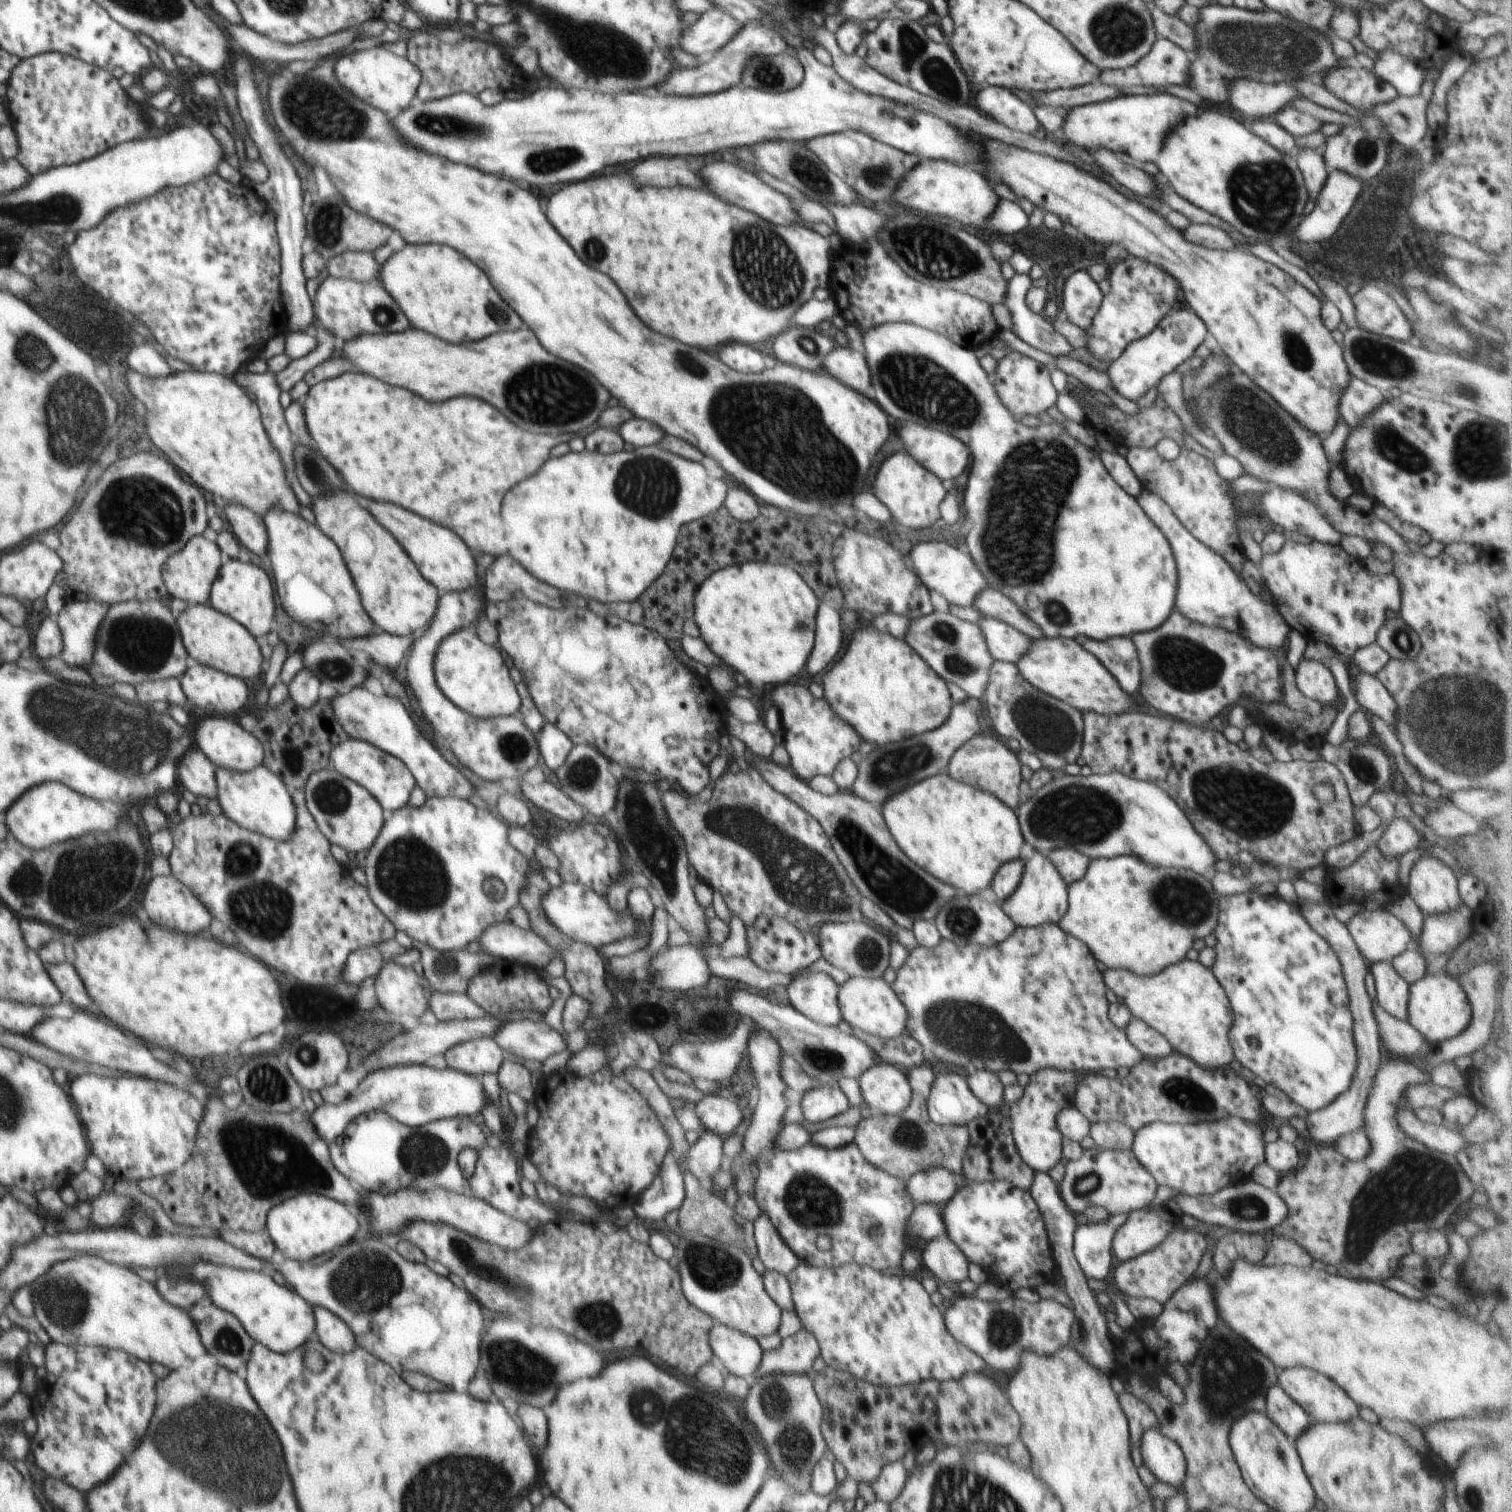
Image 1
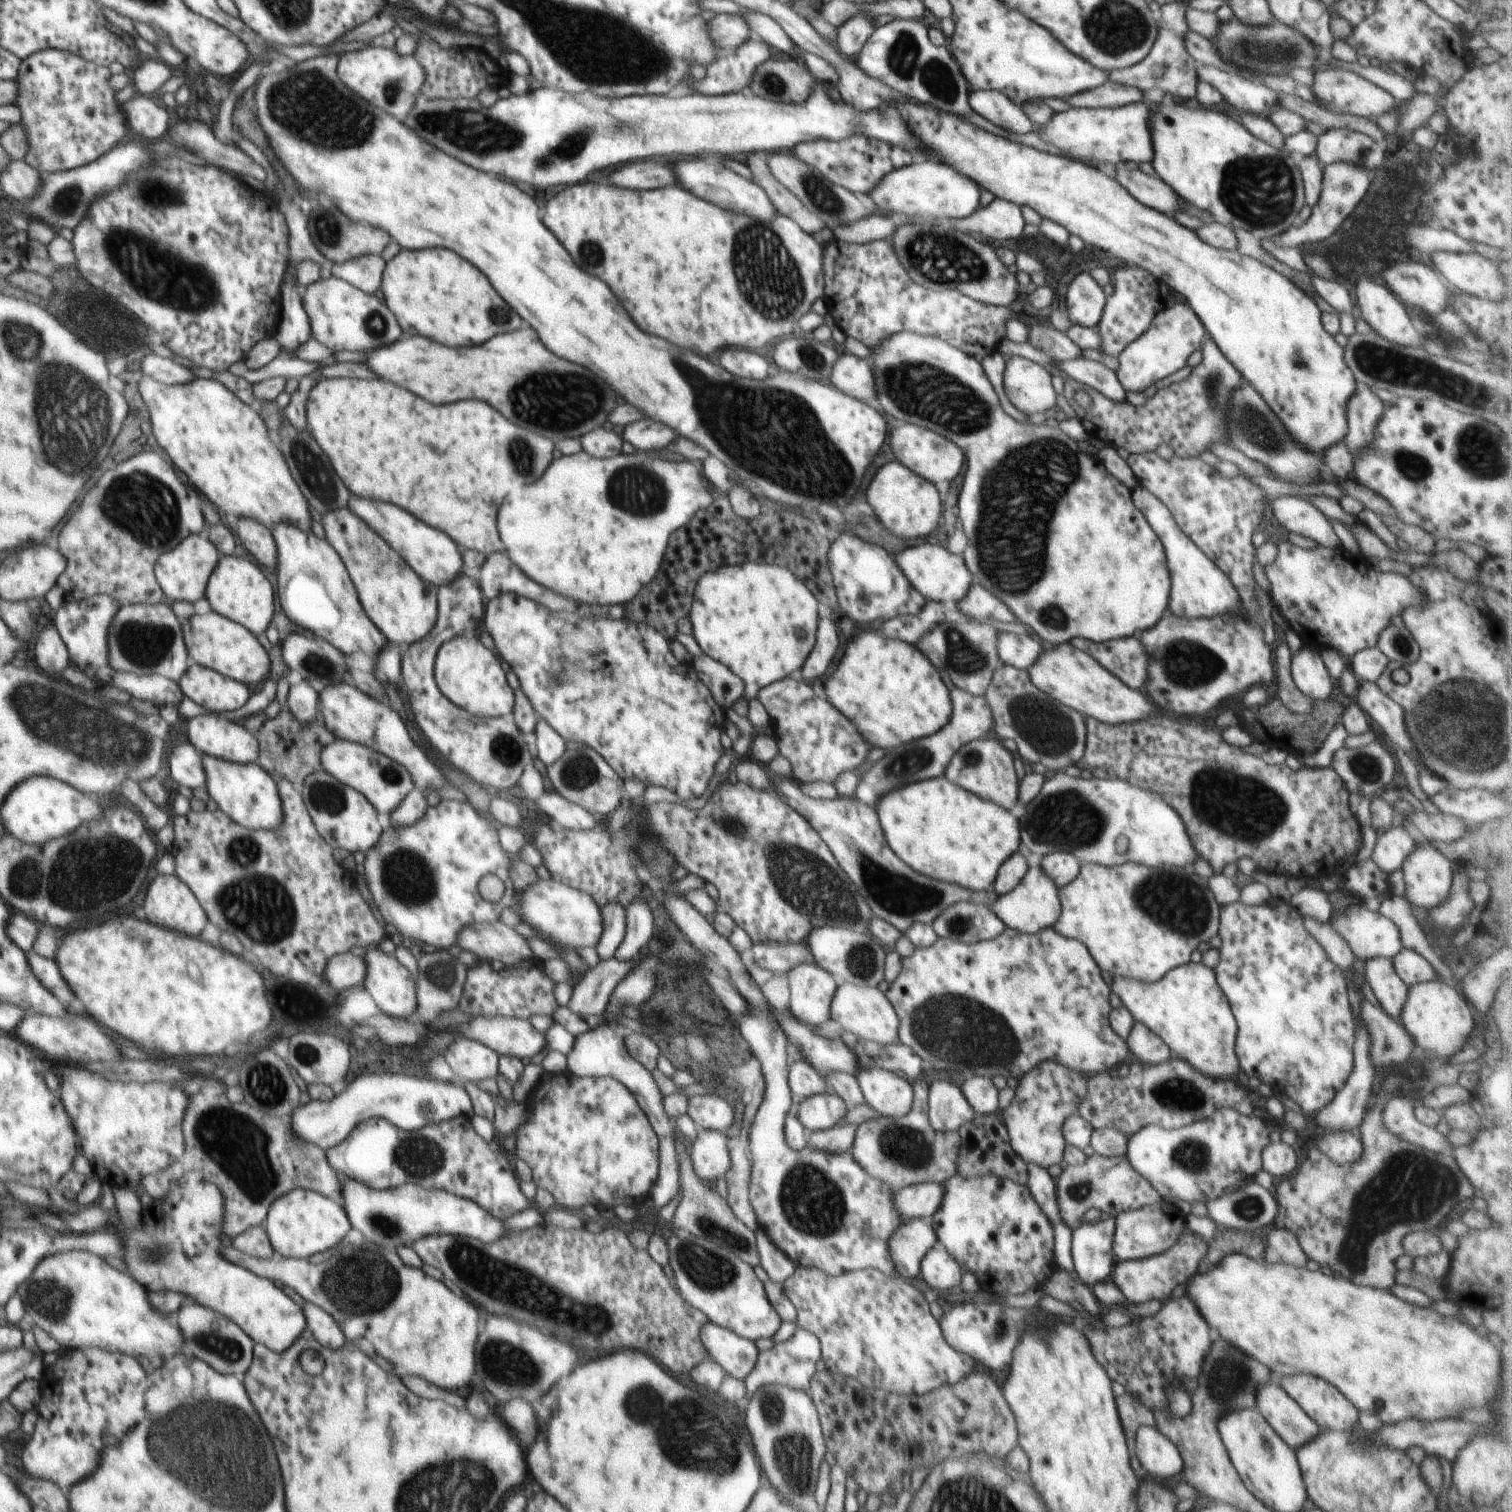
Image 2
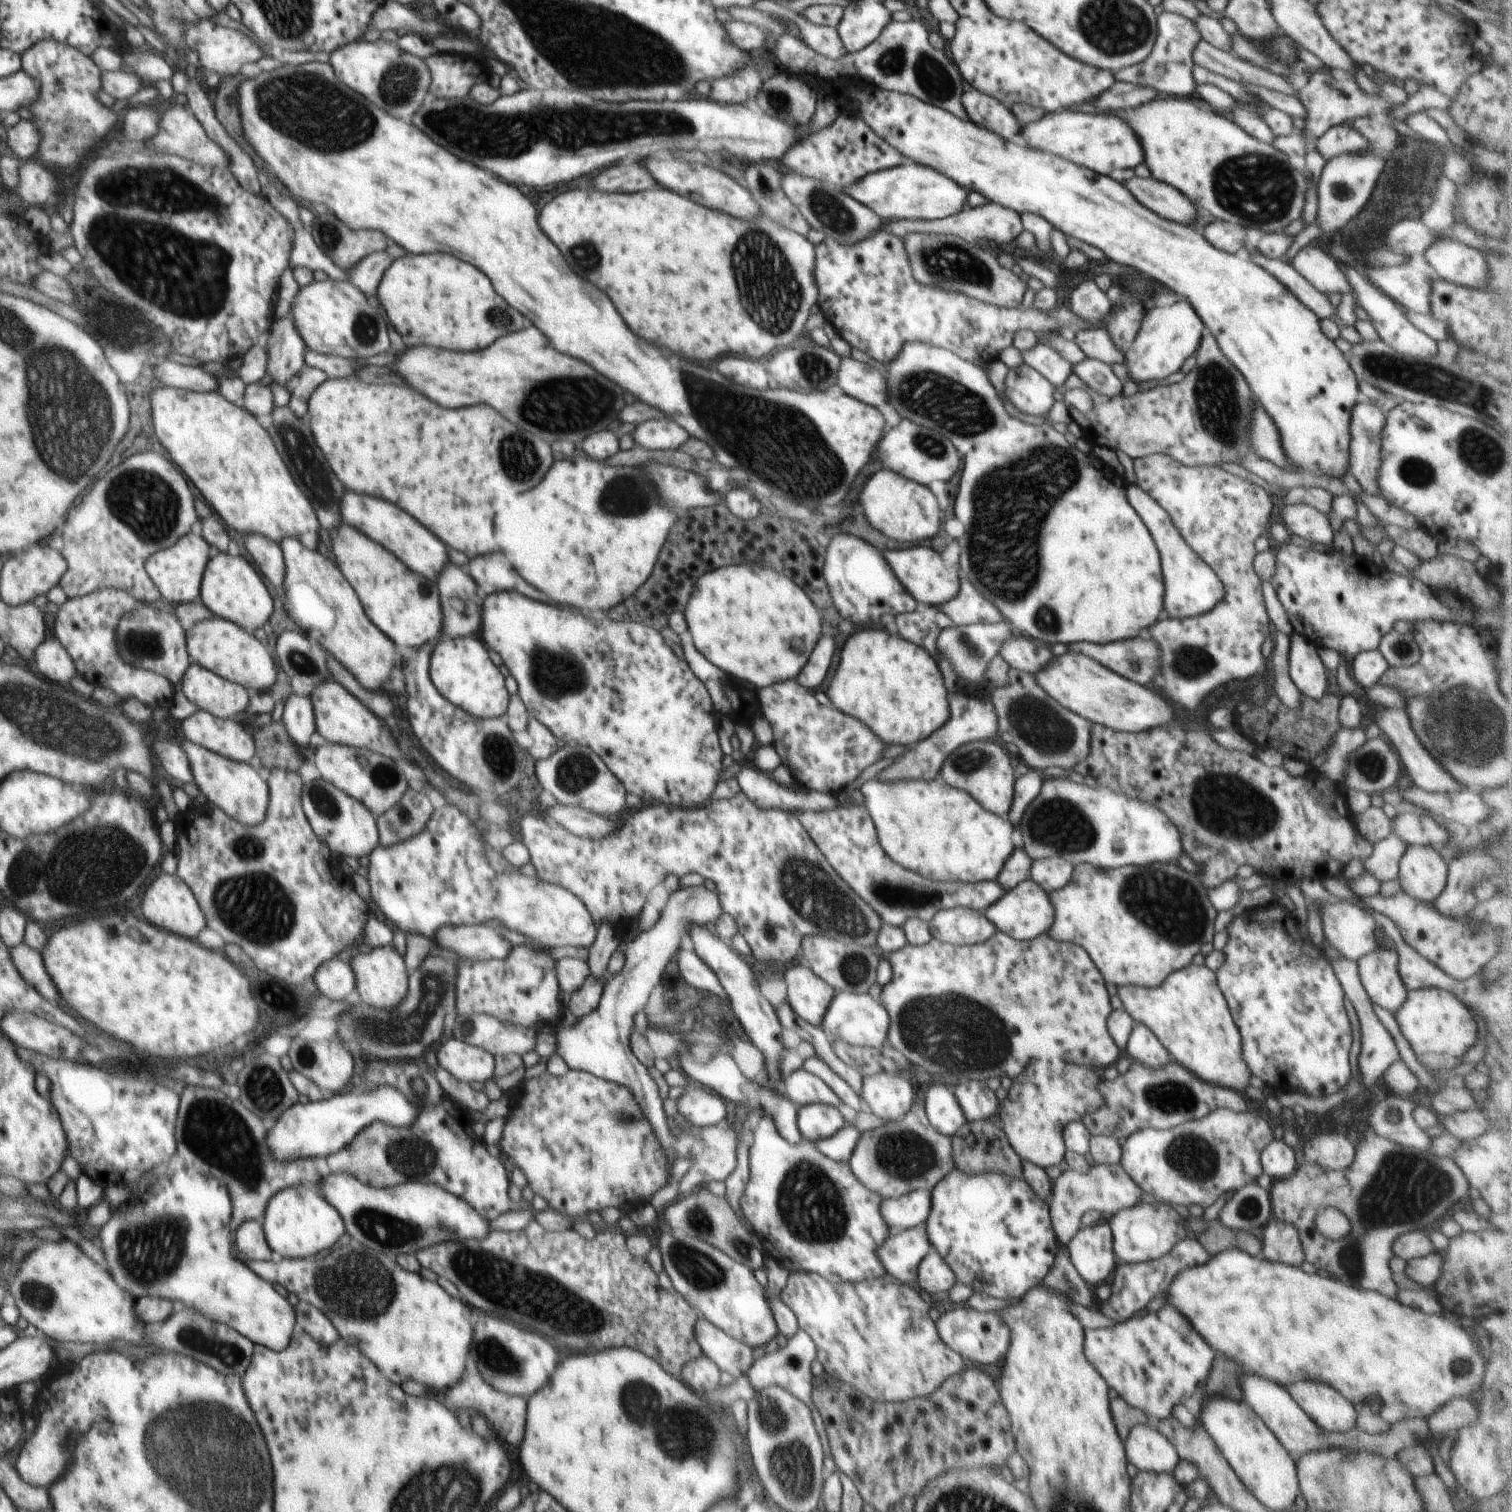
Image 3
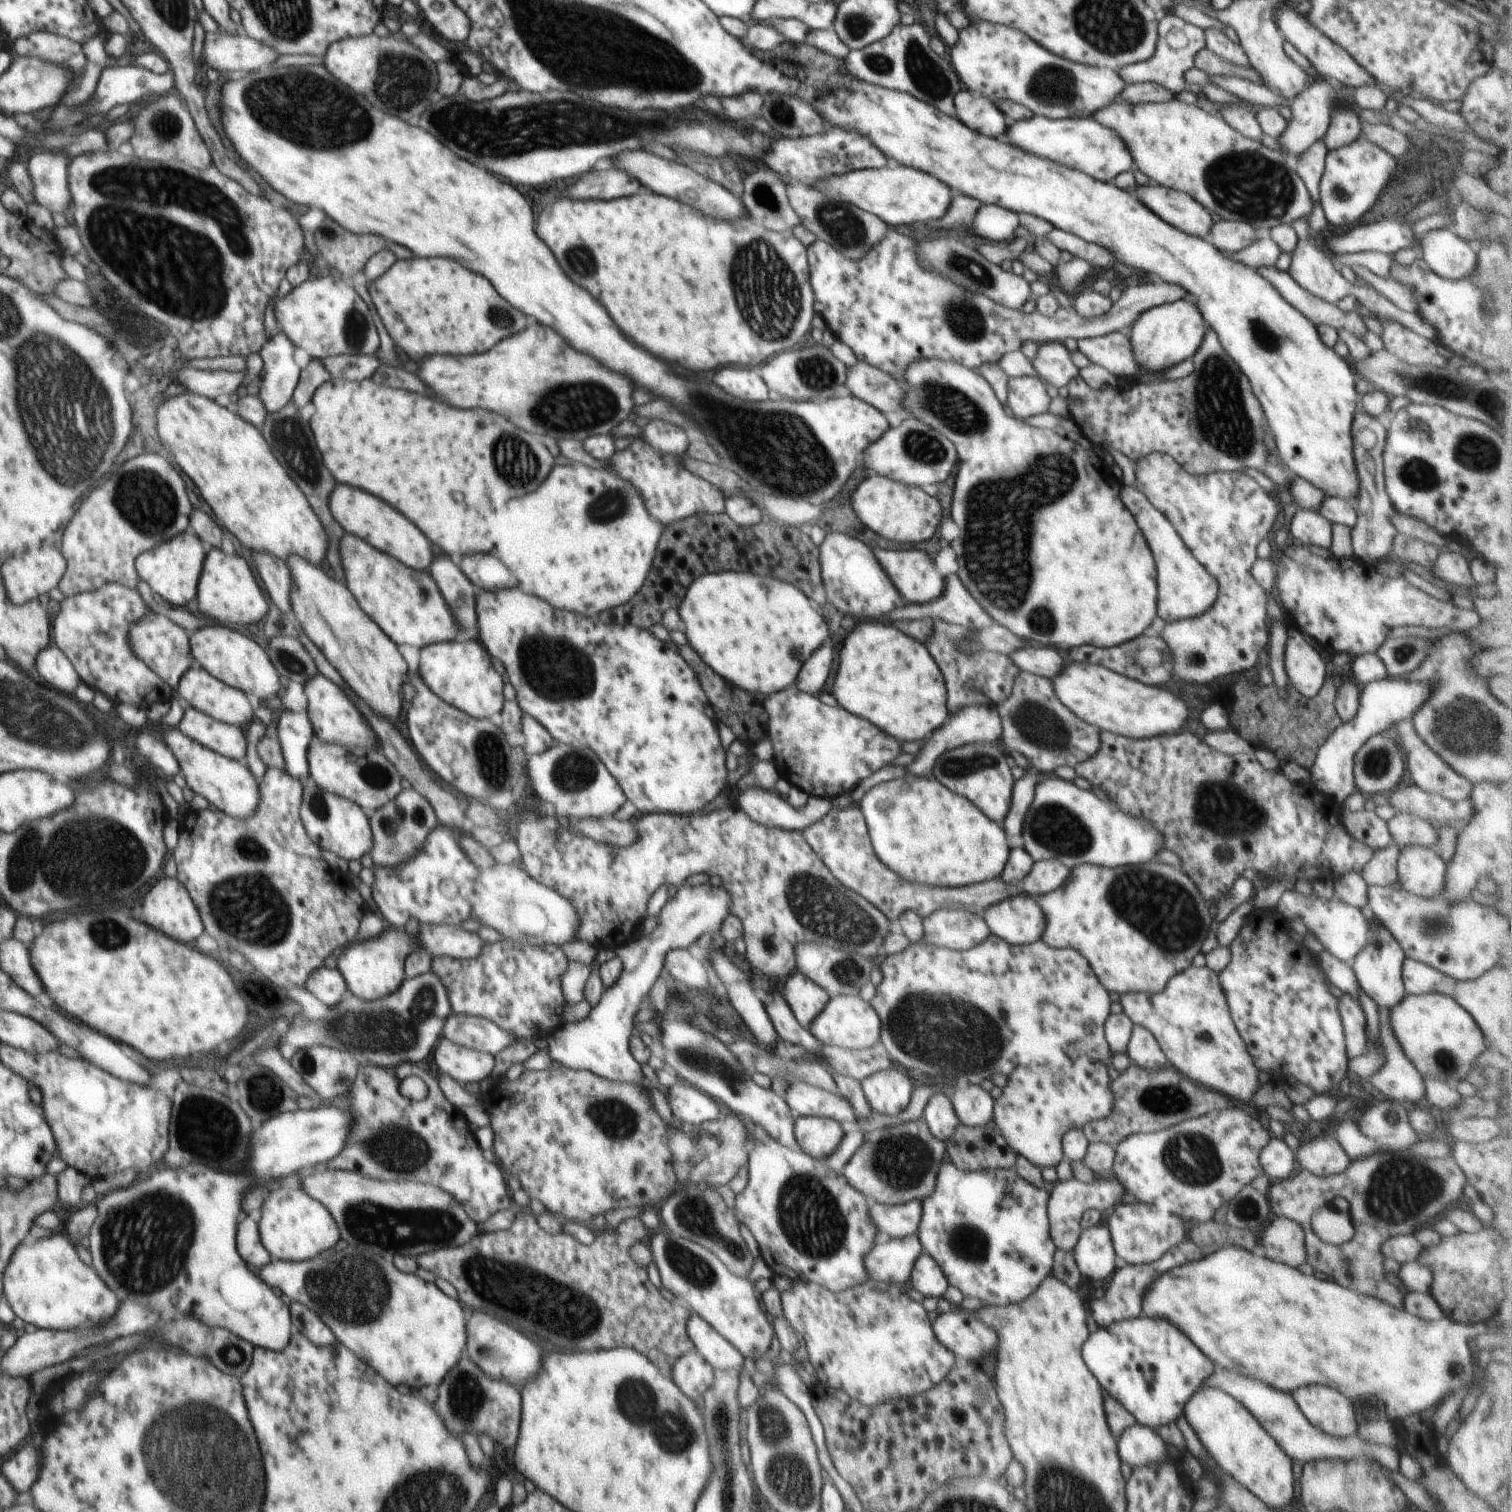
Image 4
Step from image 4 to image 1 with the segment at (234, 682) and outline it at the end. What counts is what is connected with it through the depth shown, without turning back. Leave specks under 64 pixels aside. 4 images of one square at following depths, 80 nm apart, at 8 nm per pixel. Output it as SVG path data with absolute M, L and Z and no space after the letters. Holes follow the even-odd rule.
M210 602L188 604L178 617L181 626L182 639L185 640L186 650L195 663L213 667L215 670L224 671L225 674L244 678L246 681L254 680L262 674L262 652L258 642L248 628L238 623L229 615L221 614Z

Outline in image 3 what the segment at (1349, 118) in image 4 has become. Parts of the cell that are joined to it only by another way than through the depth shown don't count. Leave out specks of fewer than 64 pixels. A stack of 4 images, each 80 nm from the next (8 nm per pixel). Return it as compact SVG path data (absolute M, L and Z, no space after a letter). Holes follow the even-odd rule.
M1348 122L1331 126L1314 142L1313 147L1319 150L1326 161L1339 154L1366 152L1372 147L1369 140Z

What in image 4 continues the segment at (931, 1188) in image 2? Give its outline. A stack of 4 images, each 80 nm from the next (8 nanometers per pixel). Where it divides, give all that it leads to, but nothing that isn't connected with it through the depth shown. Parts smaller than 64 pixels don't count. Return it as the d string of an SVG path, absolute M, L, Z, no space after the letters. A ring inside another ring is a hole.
M911 1200L903 1205L867 1204L869 1219L876 1227L879 1239L903 1239L916 1235L921 1217L921 1201Z

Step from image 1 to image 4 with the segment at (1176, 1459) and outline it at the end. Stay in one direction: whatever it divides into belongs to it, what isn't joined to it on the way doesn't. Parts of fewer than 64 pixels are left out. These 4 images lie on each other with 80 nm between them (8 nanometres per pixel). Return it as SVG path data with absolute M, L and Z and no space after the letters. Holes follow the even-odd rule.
M1138 1423L1121 1432L1116 1444L1120 1460L1132 1467L1151 1465L1167 1459L1167 1444L1160 1435L1155 1429Z

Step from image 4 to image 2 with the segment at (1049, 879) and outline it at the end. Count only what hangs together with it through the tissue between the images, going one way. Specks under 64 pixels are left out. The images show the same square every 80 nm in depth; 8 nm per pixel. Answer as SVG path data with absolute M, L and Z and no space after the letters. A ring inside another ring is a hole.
M1058 851L1043 857L1039 866L1059 889L1078 876L1081 865L1073 854Z

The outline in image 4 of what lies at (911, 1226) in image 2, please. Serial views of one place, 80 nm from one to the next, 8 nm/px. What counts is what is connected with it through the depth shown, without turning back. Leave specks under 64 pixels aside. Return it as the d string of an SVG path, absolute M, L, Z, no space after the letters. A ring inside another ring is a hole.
M914 1235L912 1238L880 1239L865 1254L863 1266L870 1281L893 1283L907 1287L915 1260L923 1246Z

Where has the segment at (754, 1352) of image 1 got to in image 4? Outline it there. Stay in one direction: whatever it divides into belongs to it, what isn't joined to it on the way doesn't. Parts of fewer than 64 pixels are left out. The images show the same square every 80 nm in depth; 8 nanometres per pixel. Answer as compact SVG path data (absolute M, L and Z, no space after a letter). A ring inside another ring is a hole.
M696 1313L690 1314L686 1328L689 1339L695 1346L694 1350L698 1351L714 1370L741 1370L745 1358L740 1351L703 1318Z

